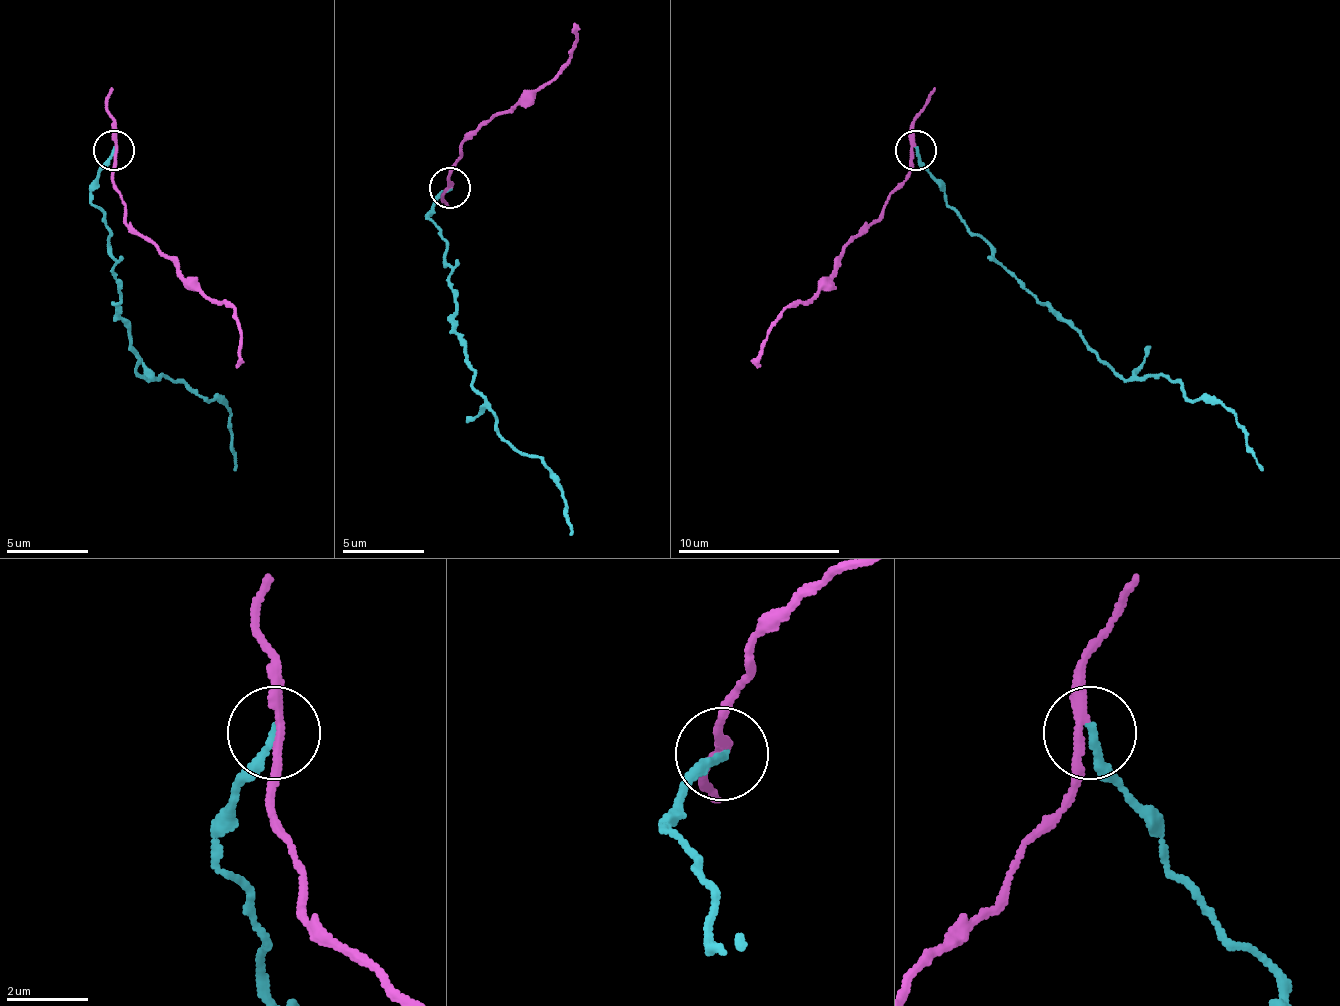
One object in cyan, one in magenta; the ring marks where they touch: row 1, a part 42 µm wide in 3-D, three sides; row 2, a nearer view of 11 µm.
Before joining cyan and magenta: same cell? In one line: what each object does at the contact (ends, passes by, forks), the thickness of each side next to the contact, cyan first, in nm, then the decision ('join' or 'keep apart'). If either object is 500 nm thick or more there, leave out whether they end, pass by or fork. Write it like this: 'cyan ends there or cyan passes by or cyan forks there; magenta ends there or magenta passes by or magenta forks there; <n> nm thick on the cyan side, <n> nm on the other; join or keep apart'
cyan ends there; magenta passes by; 200 nm thick on the cyan side, 220 nm on the other; keep apart

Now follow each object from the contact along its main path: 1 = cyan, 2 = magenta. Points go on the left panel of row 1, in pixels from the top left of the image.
1: (112, 149), (92, 202), (117, 259), (129, 349), (145, 377), (174, 377), (219, 398), (231, 414), (235, 471)
2: (117, 149), (112, 178), (125, 218), (206, 296), (235, 312), (239, 337), (235, 369)

